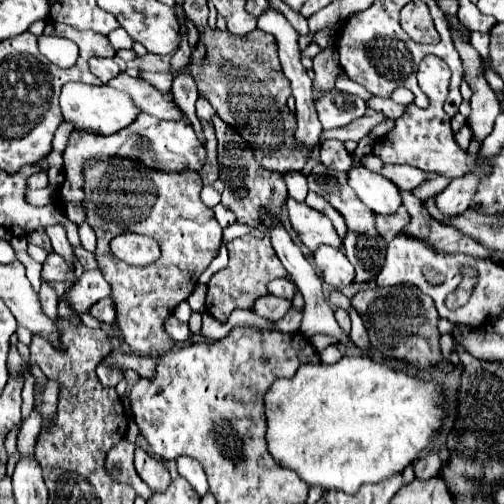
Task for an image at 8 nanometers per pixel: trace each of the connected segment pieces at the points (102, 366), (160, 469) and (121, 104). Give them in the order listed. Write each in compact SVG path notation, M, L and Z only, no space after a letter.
M103 359L103 361L99 363L99 367L97 367L97 375L99 375L99 379L101 379L101 383L103 383L105 387L115 387L115 385L123 379L123 371L111 367L105 359Z
M141 447L135 449L135 469L139 473L139 477L153 489L153 491L163 491L169 483L169 471L165 469L165 465L161 461L157 461L155 457L151 457L147 451L143 451Z
M67 83L61 89L59 105L61 105L63 121L71 123L75 131L95 131L97 135L111 135L111 133L121 131L123 127L133 123L135 115L139 113L139 109L133 107L131 99L127 99L123 91L115 91L107 85L95 87L95 85L85 85L85 83Z

